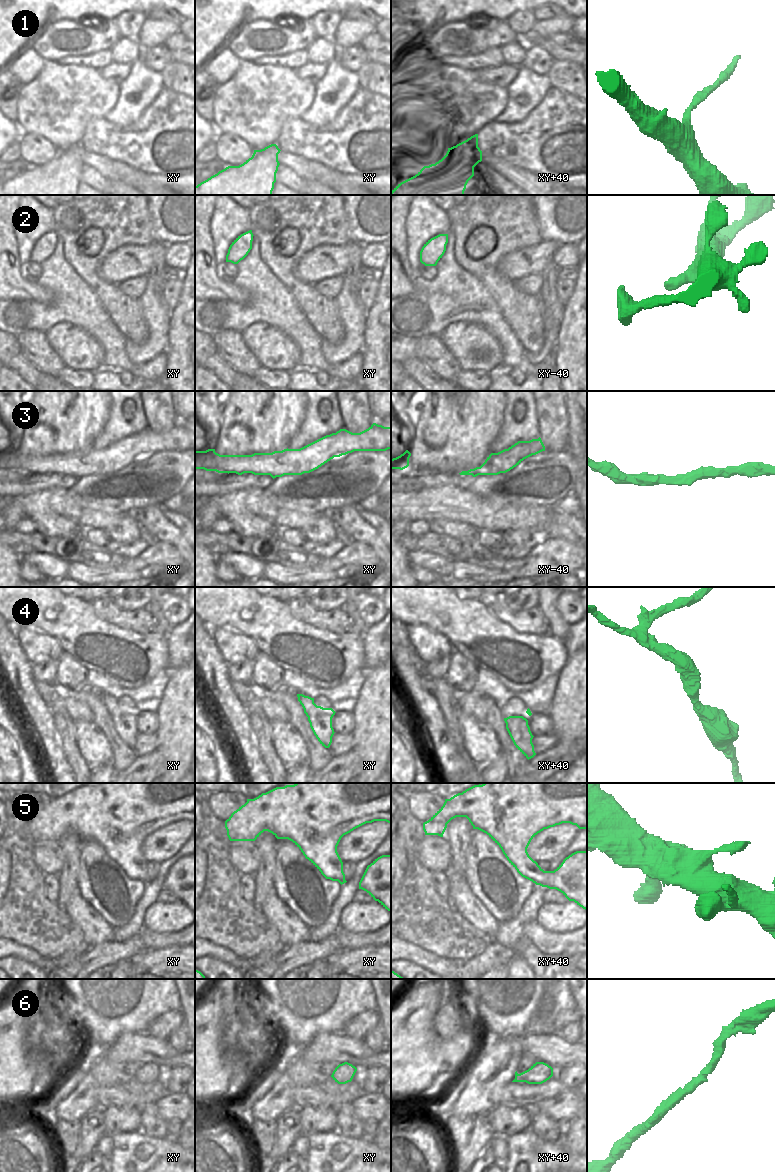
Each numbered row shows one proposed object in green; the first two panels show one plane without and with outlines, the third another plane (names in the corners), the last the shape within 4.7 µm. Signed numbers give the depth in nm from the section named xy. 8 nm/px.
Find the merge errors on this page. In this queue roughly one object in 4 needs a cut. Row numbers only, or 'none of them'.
1

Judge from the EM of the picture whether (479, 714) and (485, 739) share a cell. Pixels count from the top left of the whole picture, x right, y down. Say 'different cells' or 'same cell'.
different cells

